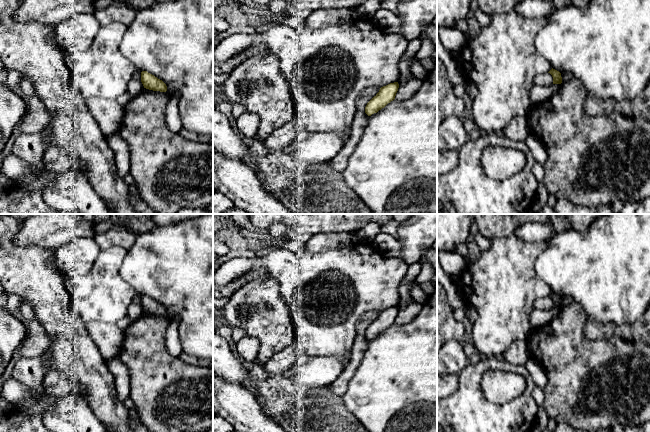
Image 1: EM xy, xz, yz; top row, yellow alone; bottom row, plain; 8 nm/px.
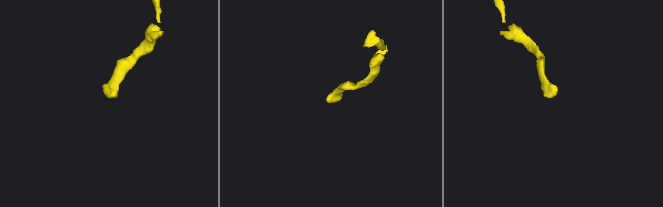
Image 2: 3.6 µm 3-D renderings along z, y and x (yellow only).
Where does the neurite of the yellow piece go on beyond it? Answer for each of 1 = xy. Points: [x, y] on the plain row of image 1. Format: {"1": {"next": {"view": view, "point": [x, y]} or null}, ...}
{"1": {"next": null}}

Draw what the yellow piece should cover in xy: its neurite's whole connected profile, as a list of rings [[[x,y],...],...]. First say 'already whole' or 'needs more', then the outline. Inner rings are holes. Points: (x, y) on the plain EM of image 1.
already whole | [[[147,295],[141,296],[141,306],[146,313],[160,316],[167,315],[166,308],[154,299],[148,297]]]

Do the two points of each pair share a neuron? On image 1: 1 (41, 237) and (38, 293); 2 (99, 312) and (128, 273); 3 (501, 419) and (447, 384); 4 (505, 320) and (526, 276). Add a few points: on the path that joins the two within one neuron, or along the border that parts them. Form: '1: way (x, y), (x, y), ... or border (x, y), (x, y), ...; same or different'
1: border (18, 244), (40, 245), (53, 250); different
2: border (124, 256), (119, 268), (119, 275), (137, 293); different
3: border (458, 375), (458, 386), (447, 396); different
4: way (505, 309), (505, 297), (515, 287); same

